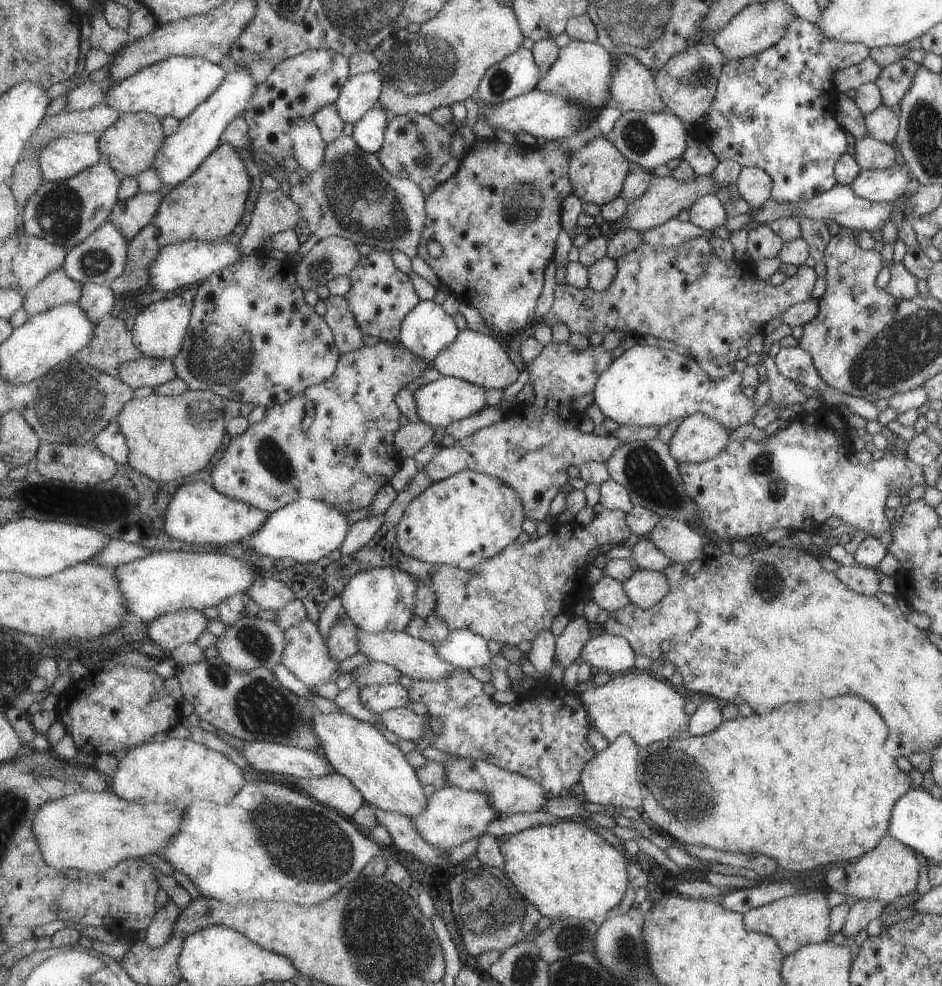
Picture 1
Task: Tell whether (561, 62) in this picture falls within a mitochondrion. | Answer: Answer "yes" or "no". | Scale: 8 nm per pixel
no

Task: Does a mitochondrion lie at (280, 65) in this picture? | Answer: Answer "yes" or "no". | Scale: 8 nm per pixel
no

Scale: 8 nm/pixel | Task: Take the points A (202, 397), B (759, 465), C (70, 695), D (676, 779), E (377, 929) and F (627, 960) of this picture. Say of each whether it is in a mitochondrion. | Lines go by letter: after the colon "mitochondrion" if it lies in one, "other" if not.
A: mitochondrion
B: mitochondrion
C: other
D: mitochondrion
E: mitochondrion
F: mitochondrion

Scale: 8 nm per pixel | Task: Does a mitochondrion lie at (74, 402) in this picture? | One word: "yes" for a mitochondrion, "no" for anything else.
yes

